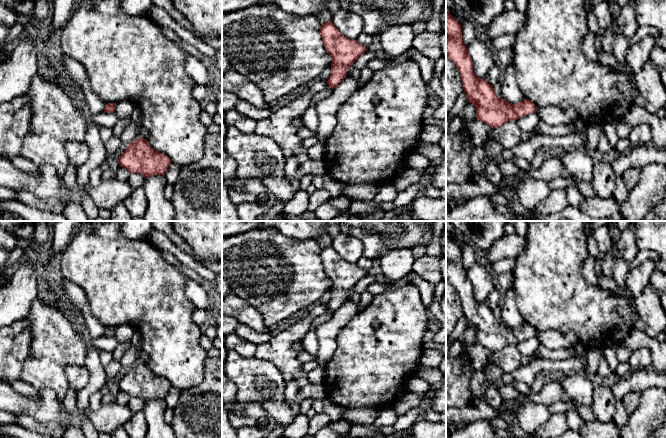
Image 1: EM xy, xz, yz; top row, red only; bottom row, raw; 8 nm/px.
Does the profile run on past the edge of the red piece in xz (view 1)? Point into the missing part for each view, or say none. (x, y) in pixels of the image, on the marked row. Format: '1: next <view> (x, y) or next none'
1: next none

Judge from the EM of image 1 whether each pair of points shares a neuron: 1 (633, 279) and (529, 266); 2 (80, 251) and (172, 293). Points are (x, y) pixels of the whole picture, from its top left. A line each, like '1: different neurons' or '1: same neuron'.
1: different neurons
2: same neuron

